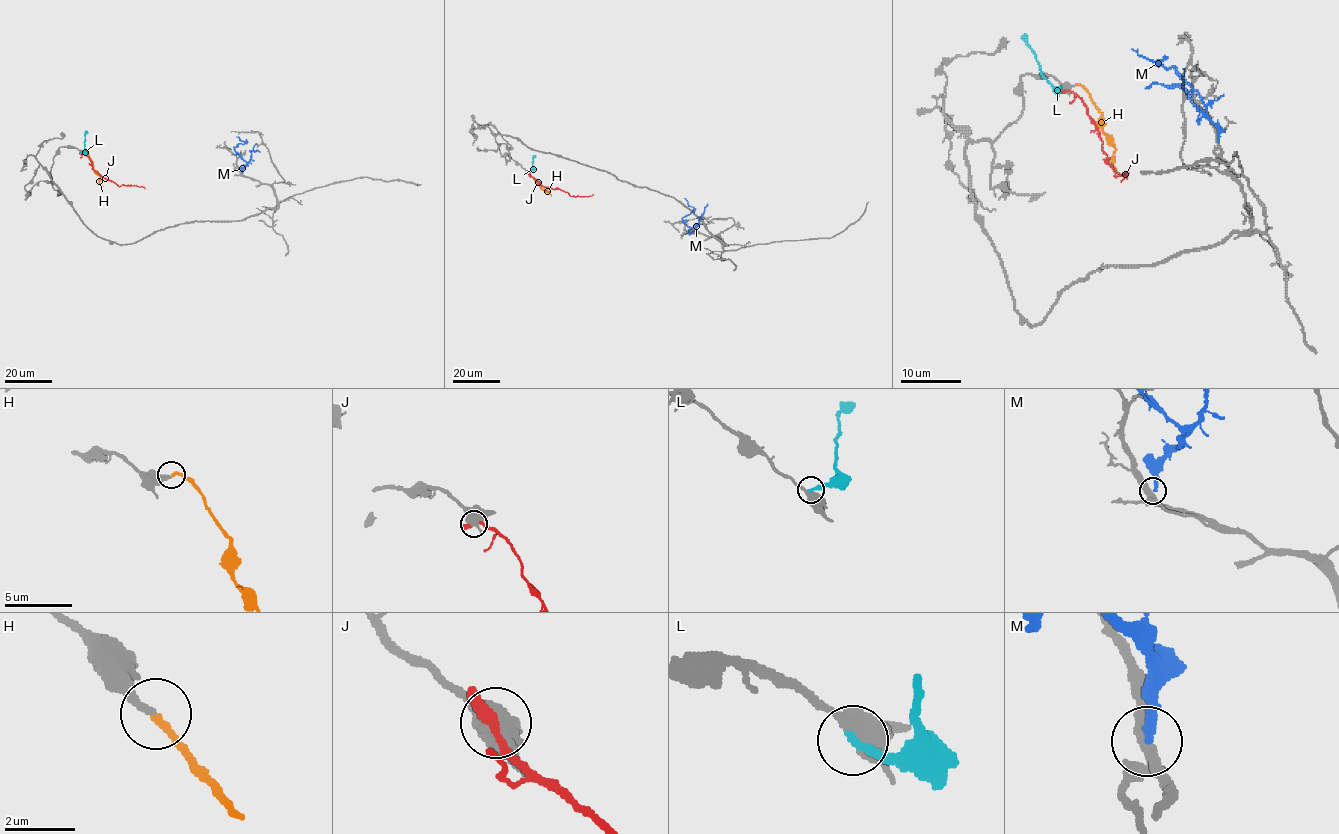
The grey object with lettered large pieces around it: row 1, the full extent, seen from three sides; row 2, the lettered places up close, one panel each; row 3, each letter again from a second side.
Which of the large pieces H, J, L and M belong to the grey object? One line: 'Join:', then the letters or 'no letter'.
Join: H

